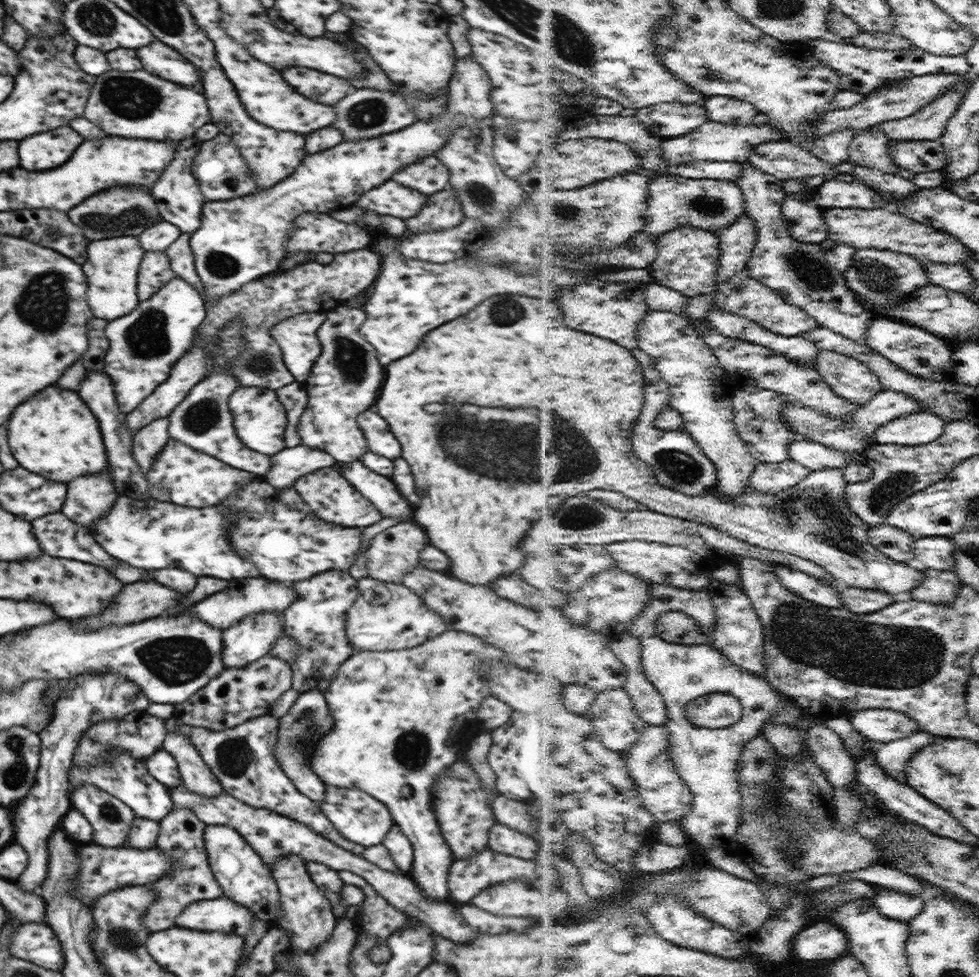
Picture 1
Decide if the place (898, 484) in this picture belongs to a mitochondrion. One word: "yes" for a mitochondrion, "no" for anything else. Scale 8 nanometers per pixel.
yes

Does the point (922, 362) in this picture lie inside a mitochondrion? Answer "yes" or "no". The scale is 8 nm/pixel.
no

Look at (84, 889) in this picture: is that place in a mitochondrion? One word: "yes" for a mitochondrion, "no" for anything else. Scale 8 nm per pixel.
yes

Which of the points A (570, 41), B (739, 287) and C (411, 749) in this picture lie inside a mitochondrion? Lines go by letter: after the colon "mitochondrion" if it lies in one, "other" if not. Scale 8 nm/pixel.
A: mitochondrion
B: mitochondrion
C: mitochondrion

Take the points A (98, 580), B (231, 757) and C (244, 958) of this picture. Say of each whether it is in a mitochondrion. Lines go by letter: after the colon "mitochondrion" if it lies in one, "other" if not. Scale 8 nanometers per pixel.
A: mitochondrion
B: mitochondrion
C: other

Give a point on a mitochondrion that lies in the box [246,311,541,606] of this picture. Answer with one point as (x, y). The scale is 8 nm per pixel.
(351, 364)

